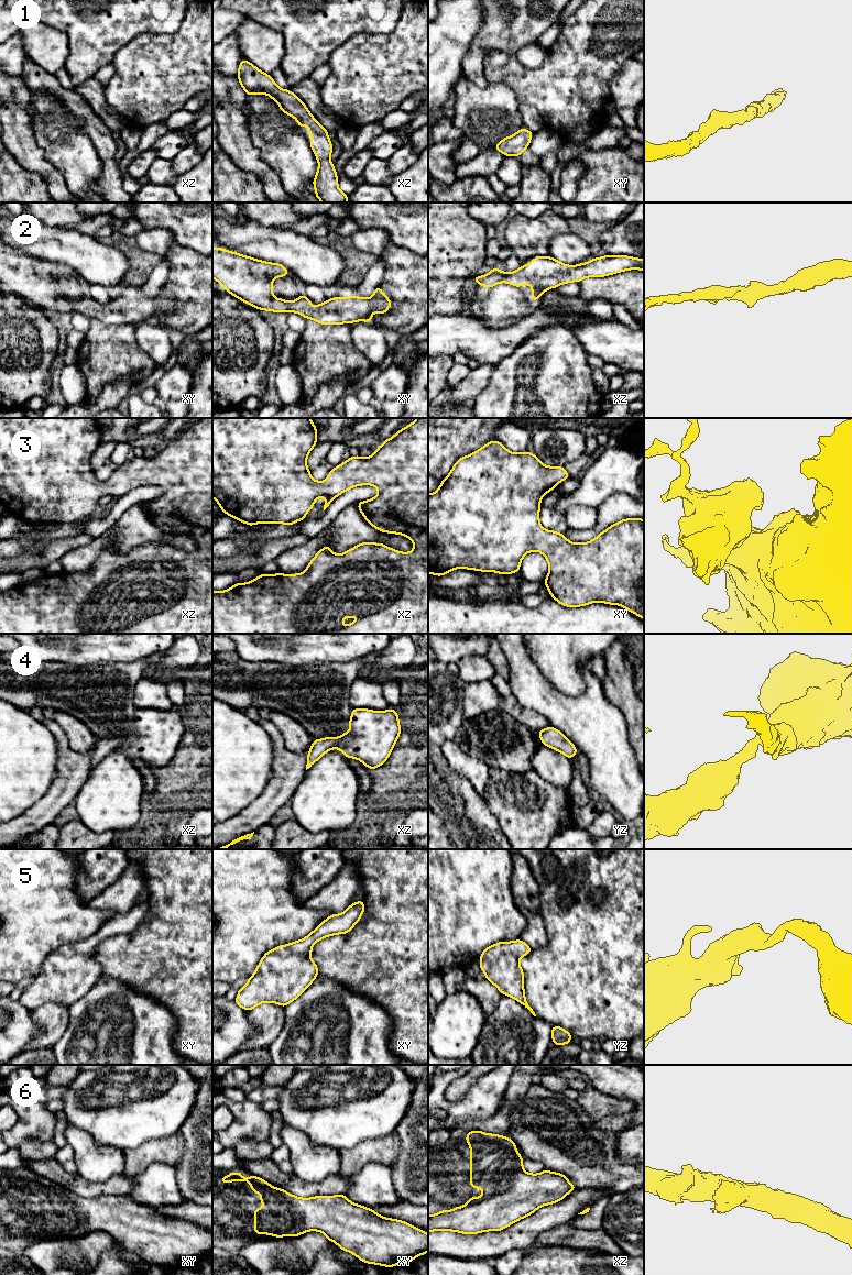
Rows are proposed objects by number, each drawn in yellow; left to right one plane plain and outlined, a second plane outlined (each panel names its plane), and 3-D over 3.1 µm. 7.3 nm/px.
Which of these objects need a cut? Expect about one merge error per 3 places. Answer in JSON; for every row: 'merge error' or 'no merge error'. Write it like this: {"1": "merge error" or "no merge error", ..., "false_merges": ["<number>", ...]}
{"1": "no merge error", "2": "no merge error", "3": "no merge error", "4": "no merge error", "5": "no merge error", "6": "no merge error", "false_merges": []}

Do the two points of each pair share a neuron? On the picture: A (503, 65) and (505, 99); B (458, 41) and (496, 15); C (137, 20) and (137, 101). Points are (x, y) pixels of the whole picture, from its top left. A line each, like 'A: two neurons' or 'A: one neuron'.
A: two neurons
B: two neurons
C: two neurons

